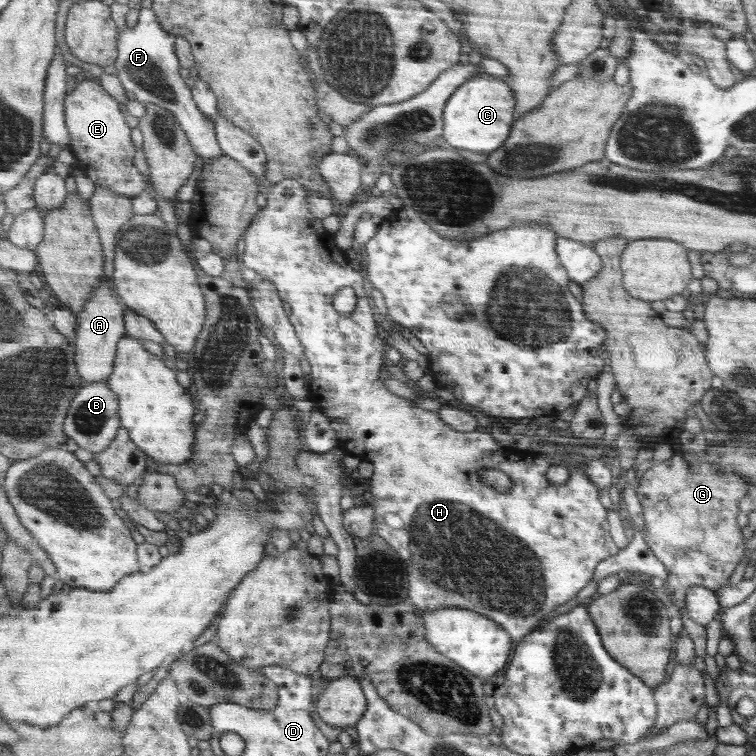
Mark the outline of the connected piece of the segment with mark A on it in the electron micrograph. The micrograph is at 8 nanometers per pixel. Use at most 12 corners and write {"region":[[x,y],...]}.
{"region":[[104,274],[77,313],[83,382],[105,382],[124,334],[115,286]]}

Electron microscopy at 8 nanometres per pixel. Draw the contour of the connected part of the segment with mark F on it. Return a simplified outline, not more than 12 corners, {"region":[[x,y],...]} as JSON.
{"region":[[141,7],[113,65],[138,102],[166,108],[198,158],[223,155],[180,75],[177,36]]}

